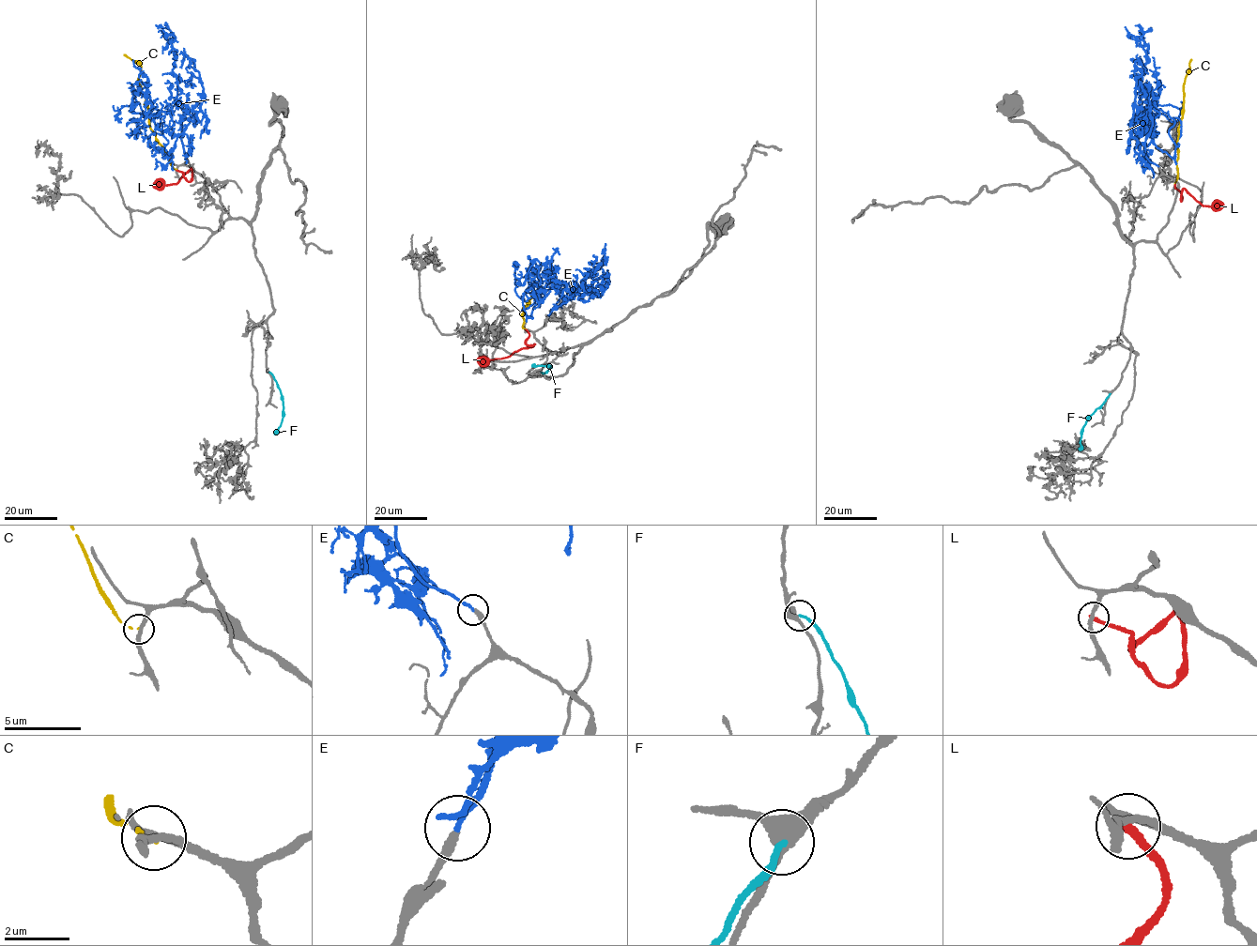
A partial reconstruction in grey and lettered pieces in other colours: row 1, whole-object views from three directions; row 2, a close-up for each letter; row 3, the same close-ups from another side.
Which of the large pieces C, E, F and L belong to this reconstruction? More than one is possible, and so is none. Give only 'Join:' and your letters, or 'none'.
Join: E

